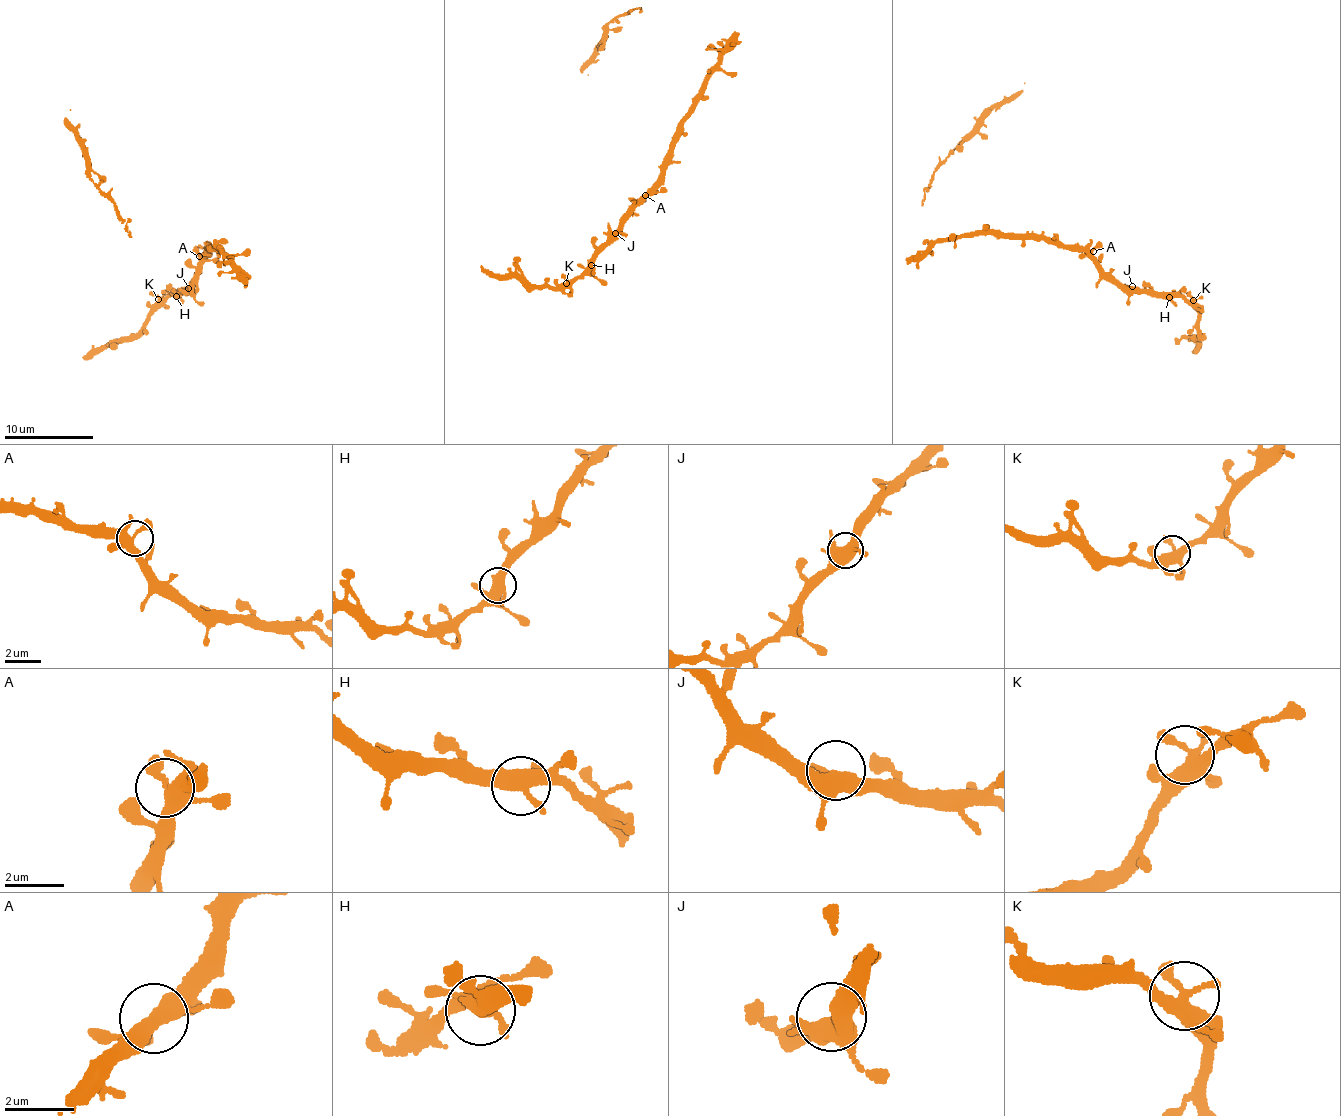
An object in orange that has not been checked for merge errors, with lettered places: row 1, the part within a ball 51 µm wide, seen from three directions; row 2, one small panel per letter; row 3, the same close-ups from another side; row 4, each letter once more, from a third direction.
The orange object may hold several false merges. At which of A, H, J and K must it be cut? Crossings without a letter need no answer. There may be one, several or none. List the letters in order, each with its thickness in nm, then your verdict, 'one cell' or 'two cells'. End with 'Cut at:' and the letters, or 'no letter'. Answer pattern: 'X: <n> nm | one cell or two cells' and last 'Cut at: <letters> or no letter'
A: 360 nm | one cell
H: 440 nm | one cell
J: 480 nm | one cell
K: 400 nm | one cell
Cut at: no letter

